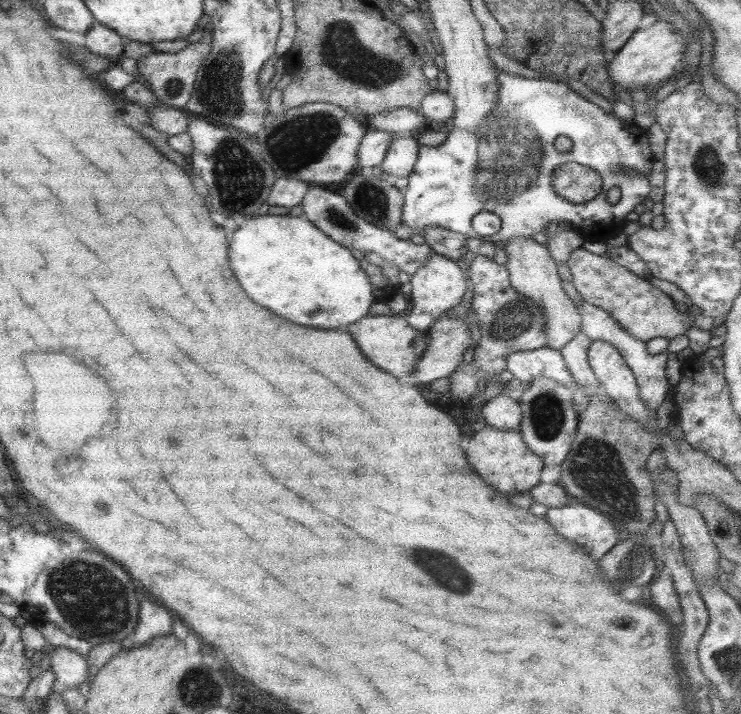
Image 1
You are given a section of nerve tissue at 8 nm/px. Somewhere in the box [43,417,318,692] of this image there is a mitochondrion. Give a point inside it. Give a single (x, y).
(92, 600)

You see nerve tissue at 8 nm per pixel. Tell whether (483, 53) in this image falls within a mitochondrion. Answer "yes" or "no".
no

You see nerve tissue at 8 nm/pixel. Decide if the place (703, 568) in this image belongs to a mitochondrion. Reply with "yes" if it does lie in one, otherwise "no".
no

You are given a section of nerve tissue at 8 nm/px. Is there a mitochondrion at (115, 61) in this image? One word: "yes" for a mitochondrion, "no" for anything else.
no

